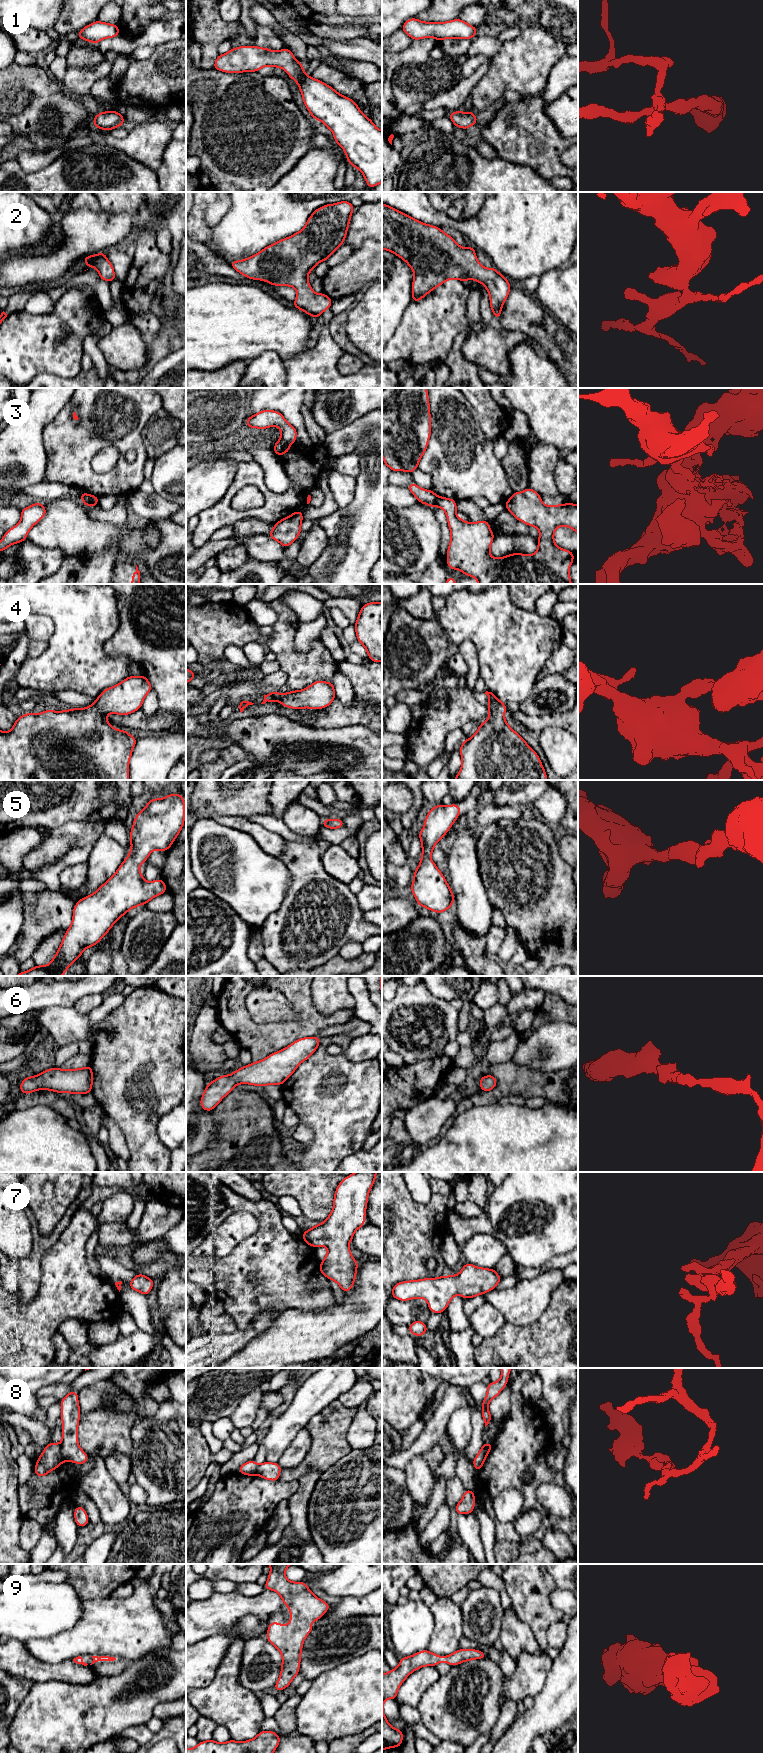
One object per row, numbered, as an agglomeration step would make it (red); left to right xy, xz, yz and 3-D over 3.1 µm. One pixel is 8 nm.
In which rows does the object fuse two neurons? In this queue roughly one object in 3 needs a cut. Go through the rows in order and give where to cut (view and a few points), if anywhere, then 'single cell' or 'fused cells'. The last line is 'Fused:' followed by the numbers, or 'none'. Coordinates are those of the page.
1: cut none; single cell
2: cut none; single cell
3: cut yz (437, 496), (434, 505); fused cells
4: cut none; single cell
5: cut none; single cell
6: cut none; single cell
7: cut none; single cell
8: cut xy (59, 1445), (60, 1452), (65, 1459); fused cells
9: cut none; single cell
Fused: 3, 8

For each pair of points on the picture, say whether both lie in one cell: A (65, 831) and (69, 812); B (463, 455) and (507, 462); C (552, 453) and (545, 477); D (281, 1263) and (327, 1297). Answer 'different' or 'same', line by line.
A: different
B: different
C: same
D: same

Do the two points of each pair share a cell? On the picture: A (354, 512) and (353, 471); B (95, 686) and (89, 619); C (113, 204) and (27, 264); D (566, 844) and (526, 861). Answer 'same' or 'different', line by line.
A: different
B: same
C: different
D: different

